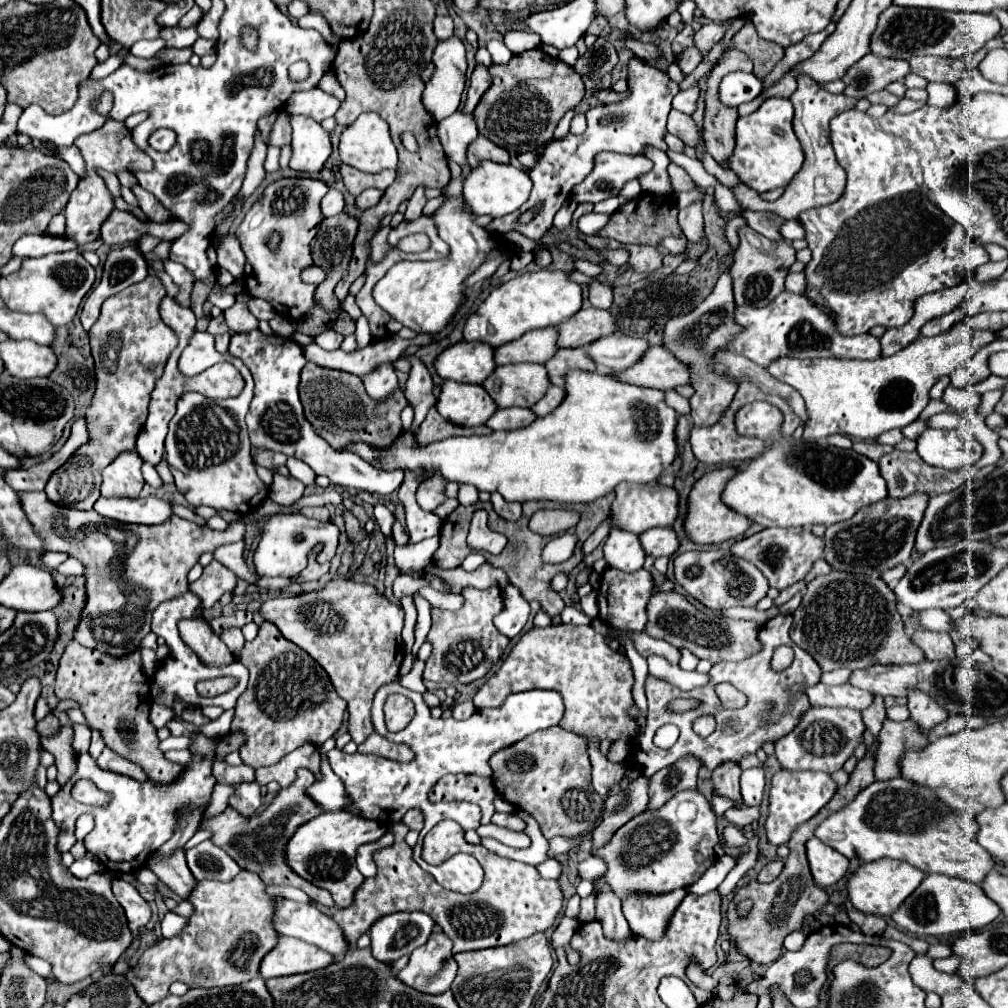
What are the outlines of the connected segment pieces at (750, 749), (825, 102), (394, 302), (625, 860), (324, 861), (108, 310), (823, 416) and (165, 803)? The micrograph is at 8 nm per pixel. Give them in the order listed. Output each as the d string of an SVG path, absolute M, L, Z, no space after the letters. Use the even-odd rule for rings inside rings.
M792 615L772 617L760 629L760 641L764 643L764 651L760 651L760 653L756 653L756 655L752 655L752 657L748 657L744 661L738 661L738 663L722 661L718 665L712 665L712 669L708 671L710 681L704 687L682 691L678 687L672 687L668 681L652 677L648 673L648 677L644 681L644 691L646 691L646 701L648 701L646 733L642 737L638 737L638 741L632 741L634 761L636 761L636 765L642 769L642 773L646 777L654 775L656 771L660 771L664 767L670 767L672 763L676 763L678 759L682 759L686 755L698 757L698 761L702 765L706 765L710 771L714 771L718 765L722 765L726 761L740 763L744 755L754 755L758 749L762 749L764 743L776 743L778 739L782 739L784 735L788 735L788 733L792 733L796 729L802 715L810 709L806 687L820 683L822 669L804 649L800 649L798 645L794 645L790 641L790 635L788 635L790 625L792 625ZM778 645L788 645L788 647L794 649L794 661L784 671L774 671L770 667L772 651ZM724 681L734 685L740 693L744 693L748 697L748 703L742 709L726 709L722 705L722 701L718 699L718 695L714 693L714 685L724 683ZM676 697L694 697L694 699L700 699L702 705L696 711L670 713L666 709L666 705ZM702 715L712 715L716 719L716 731L712 735L708 735L708 737L700 737L692 729L692 721L696 717L702 717ZM664 723L674 723L674 725L680 727L680 739L670 751L660 749L660 747L656 747L652 743L654 733Z
M798 75L796 77L796 91L790 95L790 101L796 109L794 113L794 133L802 143L806 161L802 165L802 169L796 173L796 177L792 179L792 183L786 187L784 195L780 199L776 199L774 203L764 203L758 193L754 189L750 189L748 185L744 185L742 181L732 187L732 193L738 201L740 207L744 209L758 209L758 211L772 211L784 219L798 219L798 215L802 211L814 209L814 207L822 207L828 205L832 201L838 199L840 191L844 191L844 183L846 183L846 173L844 169L838 165L832 145L830 145L830 119L840 115L842 111L848 111L856 105L854 99L846 97L846 95L832 95L826 89L822 89L810 75Z
M448 199L436 211L434 221L438 225L438 231L440 231L442 239L450 245L450 255L444 257L444 259L436 259L436 261L400 261L374 287L374 301L384 311L388 311L396 321L400 321L402 325L414 329L416 333L438 333L448 325L448 321L454 317L454 313L458 311L460 303L466 297L464 281L486 261L488 253L496 247L496 239L492 239L492 235L486 229L478 227L472 221L472 215L462 211L462 201L460 199Z
M680 791L668 803L656 811L644 811L628 821L610 843L600 851L592 851L596 857L604 857L608 871L604 879L612 883L612 889L624 899L632 891L674 891L676 887L690 887L702 873L714 865L714 847L720 843L716 829L716 815L712 813L706 797L698 791Z
M348 811L322 813L310 823L298 827L296 835L288 841L288 865L300 873L304 879L332 891L332 897L338 907L350 907L356 889L362 885L364 877L356 867L356 851L364 843L378 841L386 833L386 825L378 821L368 821Z
M150 277L136 283L104 301L100 319L88 331L92 357L96 361L96 393L92 405L86 411L86 423L90 429L90 443L80 447L64 467L54 471L46 483L46 495L72 509L92 509L100 497L102 469L122 451L132 451L136 437L148 415L148 399L156 381L164 373L164 365L170 353L178 345L176 333L164 325L158 315L158 305L166 295L164 285Z
M960 321L936 337L918 337L892 357L878 357L876 361L848 361L836 357L808 361L780 357L772 361L766 371L802 395L808 413L802 435L804 441L818 441L834 433L876 439L884 431L894 427L902 429L916 421L930 401L930 387L940 377L954 373L956 367L964 365L978 349L999 337L996 331L974 329Z
M230 731L228 735L224 735L220 739L210 739L202 733L194 733L194 735L190 735L190 739L192 739L192 745L190 745L192 759L184 765L182 773L174 781L164 783L164 785L154 783L150 779L140 783L132 777L126 777L126 775L120 775L114 771L104 771L96 765L96 759L92 759L88 753L80 755L76 773L58 791L58 795L52 797L52 811L54 811L52 817L56 819L58 827L62 825L60 839L58 839L60 851L62 853L68 851L76 843L76 835L74 835L76 819L82 813L90 813L94 817L96 825L90 831L90 835L84 837L86 849L96 853L108 871L134 873L136 869L144 867L150 861L150 857L174 835L174 829L180 823L182 813L194 811L200 807L208 807L212 787L216 785L216 779L212 775L212 765L214 765L216 755L218 755L218 761L224 761L224 757L228 753L238 751L246 741L242 731ZM78 779L90 779L98 787L106 787L106 791L112 793L110 805L104 809L98 809L98 807L88 807L88 805L74 801L70 791Z

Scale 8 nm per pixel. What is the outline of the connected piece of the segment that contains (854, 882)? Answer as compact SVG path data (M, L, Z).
M880 859L876 863L860 865L854 871L854 875L848 879L848 885L846 885L848 899L862 913L890 917L902 905L902 901L920 885L922 879L924 879L924 873L920 873L910 863L904 863L898 859Z

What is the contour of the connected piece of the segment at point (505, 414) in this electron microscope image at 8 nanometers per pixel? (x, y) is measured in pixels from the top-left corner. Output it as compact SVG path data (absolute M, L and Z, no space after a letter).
M510 407L510 409L498 409L492 419L488 419L488 427L498 431L512 431L512 429L522 429L528 427L536 419L536 413L532 409L522 409L522 407Z

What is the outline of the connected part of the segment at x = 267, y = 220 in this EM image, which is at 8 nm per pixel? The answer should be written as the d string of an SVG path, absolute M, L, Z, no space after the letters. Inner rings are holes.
M286 177L278 179L264 189L264 193L256 199L250 211L244 215L242 223L236 229L236 237L246 253L246 271L244 271L244 287L252 297L262 297L270 305L276 307L278 315L286 309L286 319L298 321L314 307L316 285L304 283L300 273L310 267L310 241L314 239L320 221L324 219L320 211L320 199L328 193L326 181L310 179L310 177ZM270 231L280 231L284 241L278 253L266 247L266 239Z

